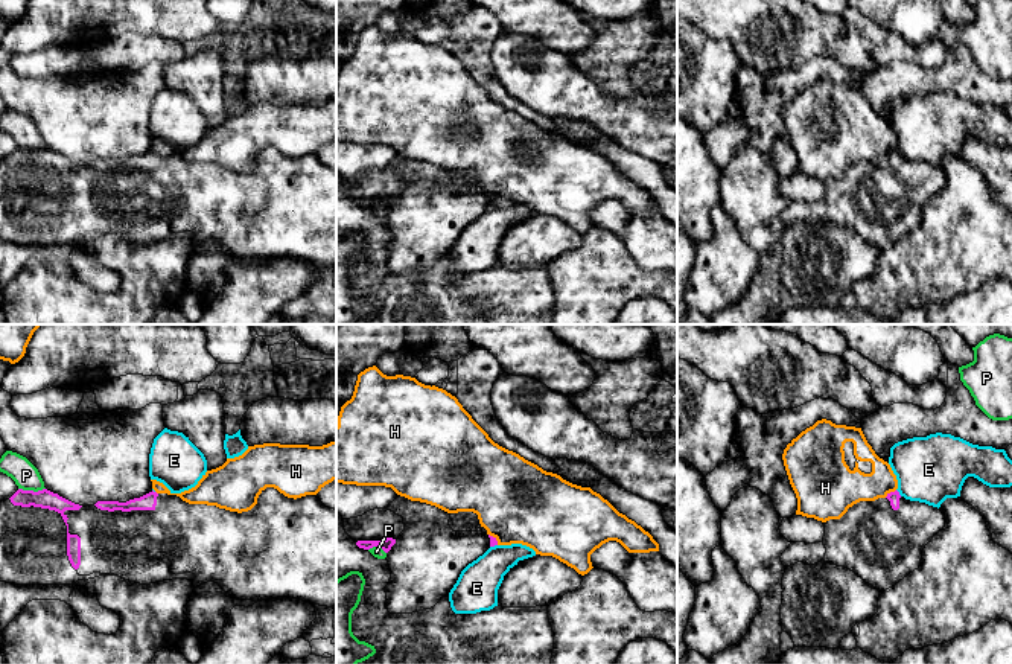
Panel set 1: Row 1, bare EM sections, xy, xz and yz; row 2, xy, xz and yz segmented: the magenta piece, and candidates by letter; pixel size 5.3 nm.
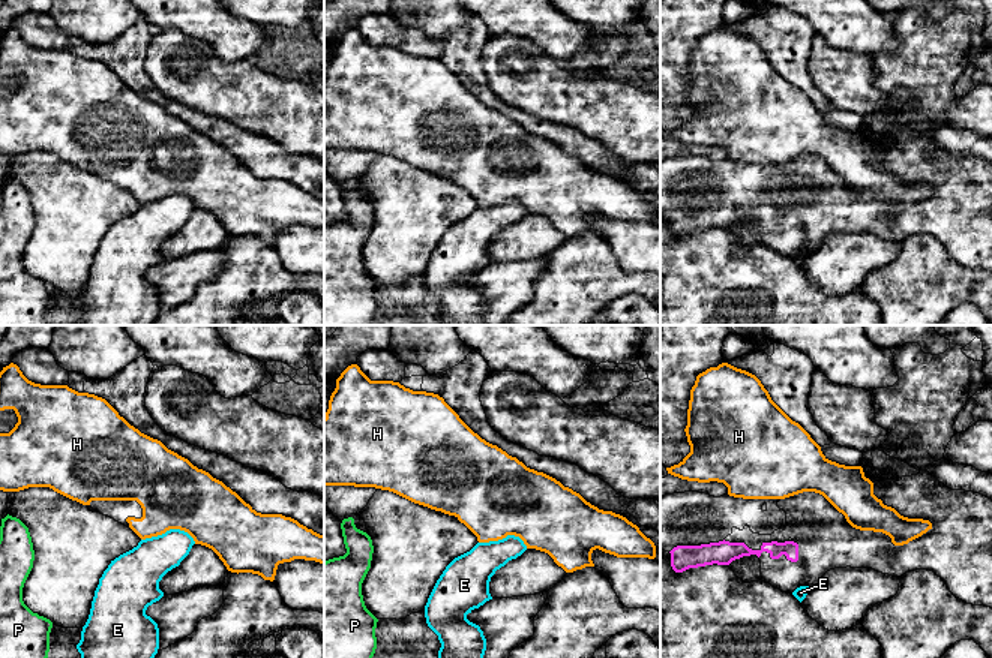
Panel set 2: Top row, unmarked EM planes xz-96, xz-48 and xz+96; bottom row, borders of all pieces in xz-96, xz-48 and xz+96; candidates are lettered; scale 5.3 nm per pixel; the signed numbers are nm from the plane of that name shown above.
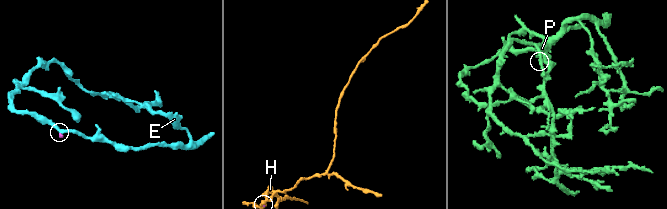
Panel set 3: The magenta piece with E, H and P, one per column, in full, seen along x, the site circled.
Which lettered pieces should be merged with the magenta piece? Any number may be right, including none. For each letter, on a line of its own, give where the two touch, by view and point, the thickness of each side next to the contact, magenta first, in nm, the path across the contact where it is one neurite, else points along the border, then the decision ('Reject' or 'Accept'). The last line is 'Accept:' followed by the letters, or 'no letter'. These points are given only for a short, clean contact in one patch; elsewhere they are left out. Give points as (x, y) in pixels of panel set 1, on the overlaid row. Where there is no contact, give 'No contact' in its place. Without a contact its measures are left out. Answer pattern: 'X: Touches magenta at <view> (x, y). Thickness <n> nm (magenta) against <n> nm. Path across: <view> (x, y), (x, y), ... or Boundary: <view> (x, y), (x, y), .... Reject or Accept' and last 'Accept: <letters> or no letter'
E: Touches magenta at yz (898, 492). Thickness 60 nm (magenta) against 360 nm. Reject
H: Touches magenta at yz (891, 492). Thickness 60 nm (magenta) against 200 nm. Boundary: yz (895, 489), (884, 497). Reject
P: Touches magenta at xy (32, 491). Thickness 100 nm (magenta) against 140 nm. Boundary: xy (19, 488), (31, 491), (44, 489). Reject
Accept: no letter

